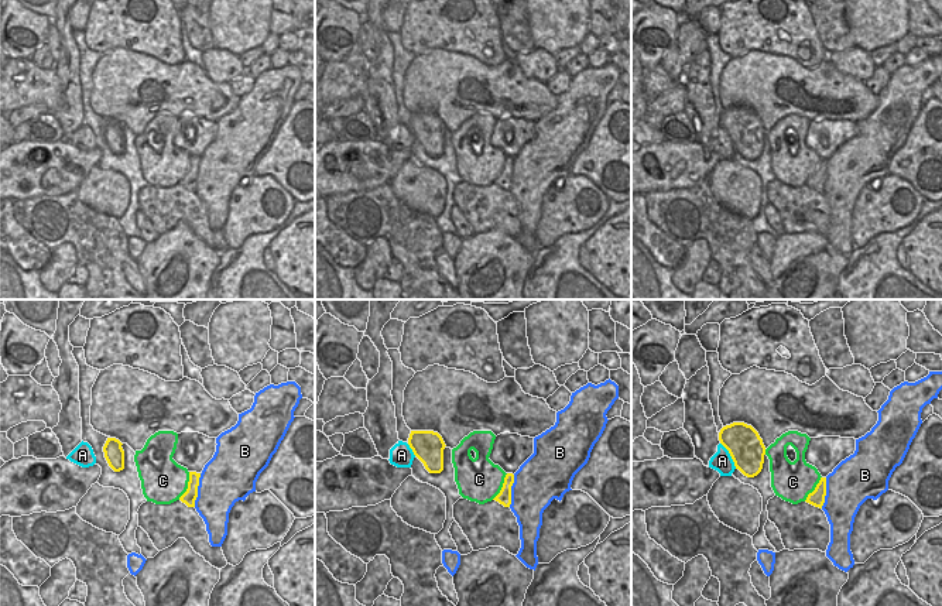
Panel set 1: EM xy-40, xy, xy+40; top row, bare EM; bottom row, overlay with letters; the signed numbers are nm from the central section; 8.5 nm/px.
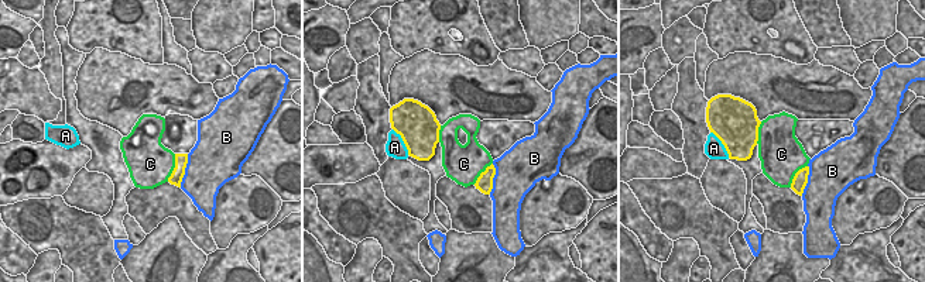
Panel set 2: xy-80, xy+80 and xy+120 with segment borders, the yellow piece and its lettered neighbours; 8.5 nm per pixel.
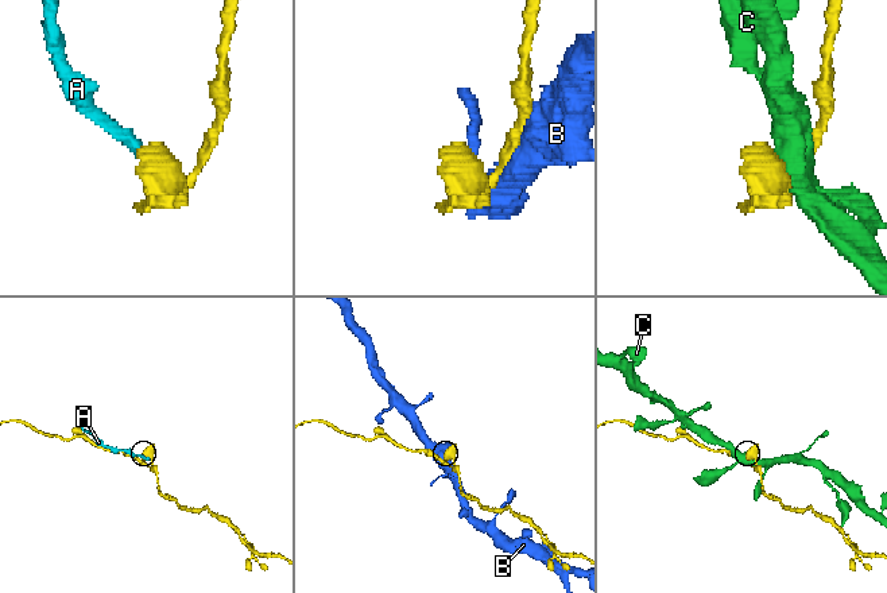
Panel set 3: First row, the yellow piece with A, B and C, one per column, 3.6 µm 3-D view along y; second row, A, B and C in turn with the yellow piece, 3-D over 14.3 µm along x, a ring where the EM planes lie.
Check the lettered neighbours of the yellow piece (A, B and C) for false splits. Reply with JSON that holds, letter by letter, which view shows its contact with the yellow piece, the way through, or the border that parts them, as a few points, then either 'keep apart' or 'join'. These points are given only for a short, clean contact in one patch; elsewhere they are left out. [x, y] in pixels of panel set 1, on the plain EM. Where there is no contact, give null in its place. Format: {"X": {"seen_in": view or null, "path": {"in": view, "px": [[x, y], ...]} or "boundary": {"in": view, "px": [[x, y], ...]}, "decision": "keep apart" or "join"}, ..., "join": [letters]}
{"A": {"seen_in": "xy+40", "decision": "keep apart"}, "B": {"seen_in": "xy-40", "decision": "keep apart"}, "C": {"seen_in": "xy-40", "decision": "keep apart"}, "join": []}

